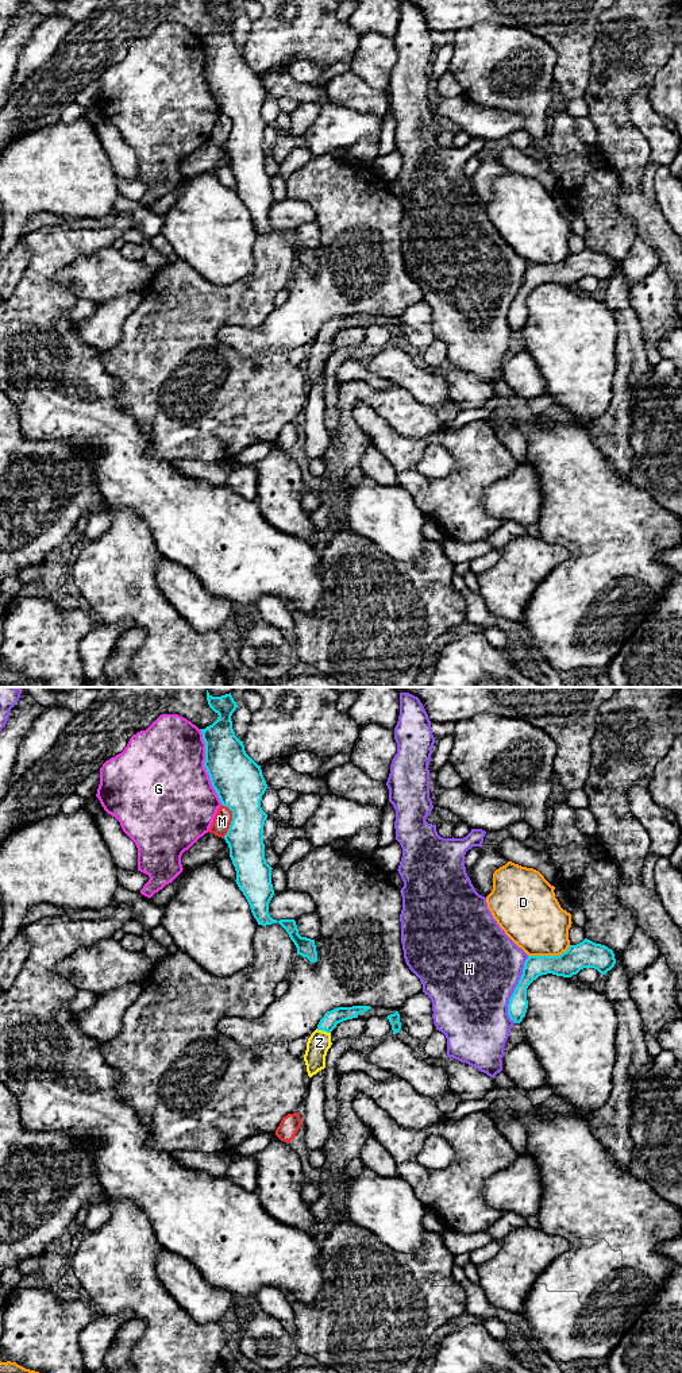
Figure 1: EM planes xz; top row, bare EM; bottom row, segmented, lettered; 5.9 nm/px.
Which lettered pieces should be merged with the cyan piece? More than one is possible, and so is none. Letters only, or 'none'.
Z

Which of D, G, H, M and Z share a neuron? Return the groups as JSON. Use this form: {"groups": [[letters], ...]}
{"groups": [["D"], ["G"], ["H"], ["M"], ["Z"]]}

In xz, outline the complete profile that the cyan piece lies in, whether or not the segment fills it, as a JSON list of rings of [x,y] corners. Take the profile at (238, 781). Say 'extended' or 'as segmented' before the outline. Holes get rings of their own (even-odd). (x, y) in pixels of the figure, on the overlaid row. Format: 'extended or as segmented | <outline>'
as segmented | [[[207,690],[207,701],[209,707],[219,717],[212,725],[201,729],[203,740],[205,743],[204,767],[221,805],[232,811],[232,821],[224,840],[228,844],[230,857],[236,871],[235,882],[246,896],[258,925],[266,926],[278,922],[294,942],[297,954],[307,957],[311,963],[316,963],[317,952],[315,940],[301,937],[294,919],[277,921],[269,914],[269,903],[274,895],[271,884],[273,868],[265,859],[263,825],[267,814],[261,807],[262,795],[265,794],[267,784],[262,775],[261,765],[246,753],[243,741],[235,736],[232,729],[231,716],[238,705],[231,693],[221,697],[212,697]]]

